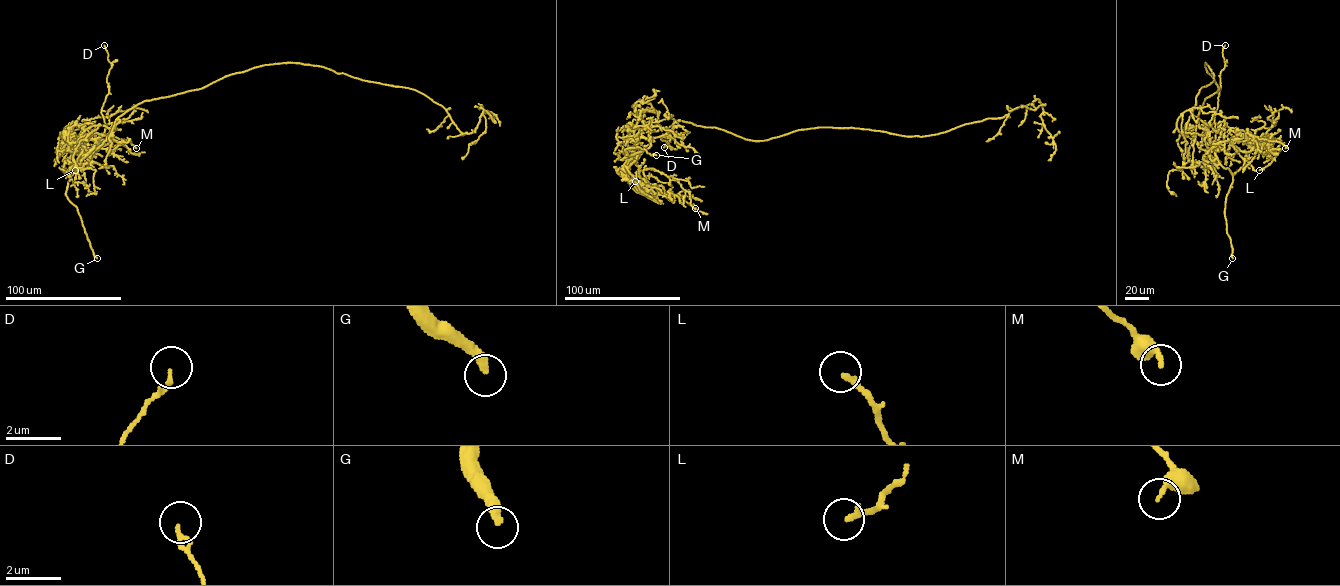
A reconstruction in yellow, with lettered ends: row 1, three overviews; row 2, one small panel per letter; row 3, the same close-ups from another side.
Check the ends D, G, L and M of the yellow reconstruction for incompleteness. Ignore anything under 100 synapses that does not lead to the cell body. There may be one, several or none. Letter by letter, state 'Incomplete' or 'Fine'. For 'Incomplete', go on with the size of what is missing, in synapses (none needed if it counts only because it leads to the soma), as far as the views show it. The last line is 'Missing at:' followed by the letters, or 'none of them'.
D: Fine
G: Incomplete
L: Fine
M: Fine
Missing at: G

